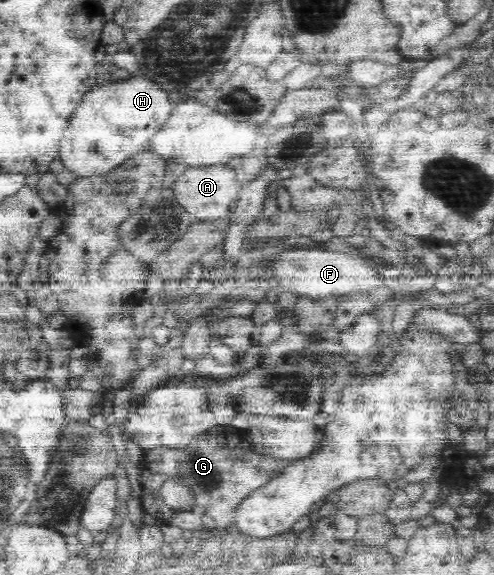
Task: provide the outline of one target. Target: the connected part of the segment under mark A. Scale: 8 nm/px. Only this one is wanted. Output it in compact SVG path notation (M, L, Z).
M199 164L188 166L173 183L172 190L177 202L180 202L195 218L199 221L207 221L227 217L236 206L241 187L235 176L235 170L228 164Z

